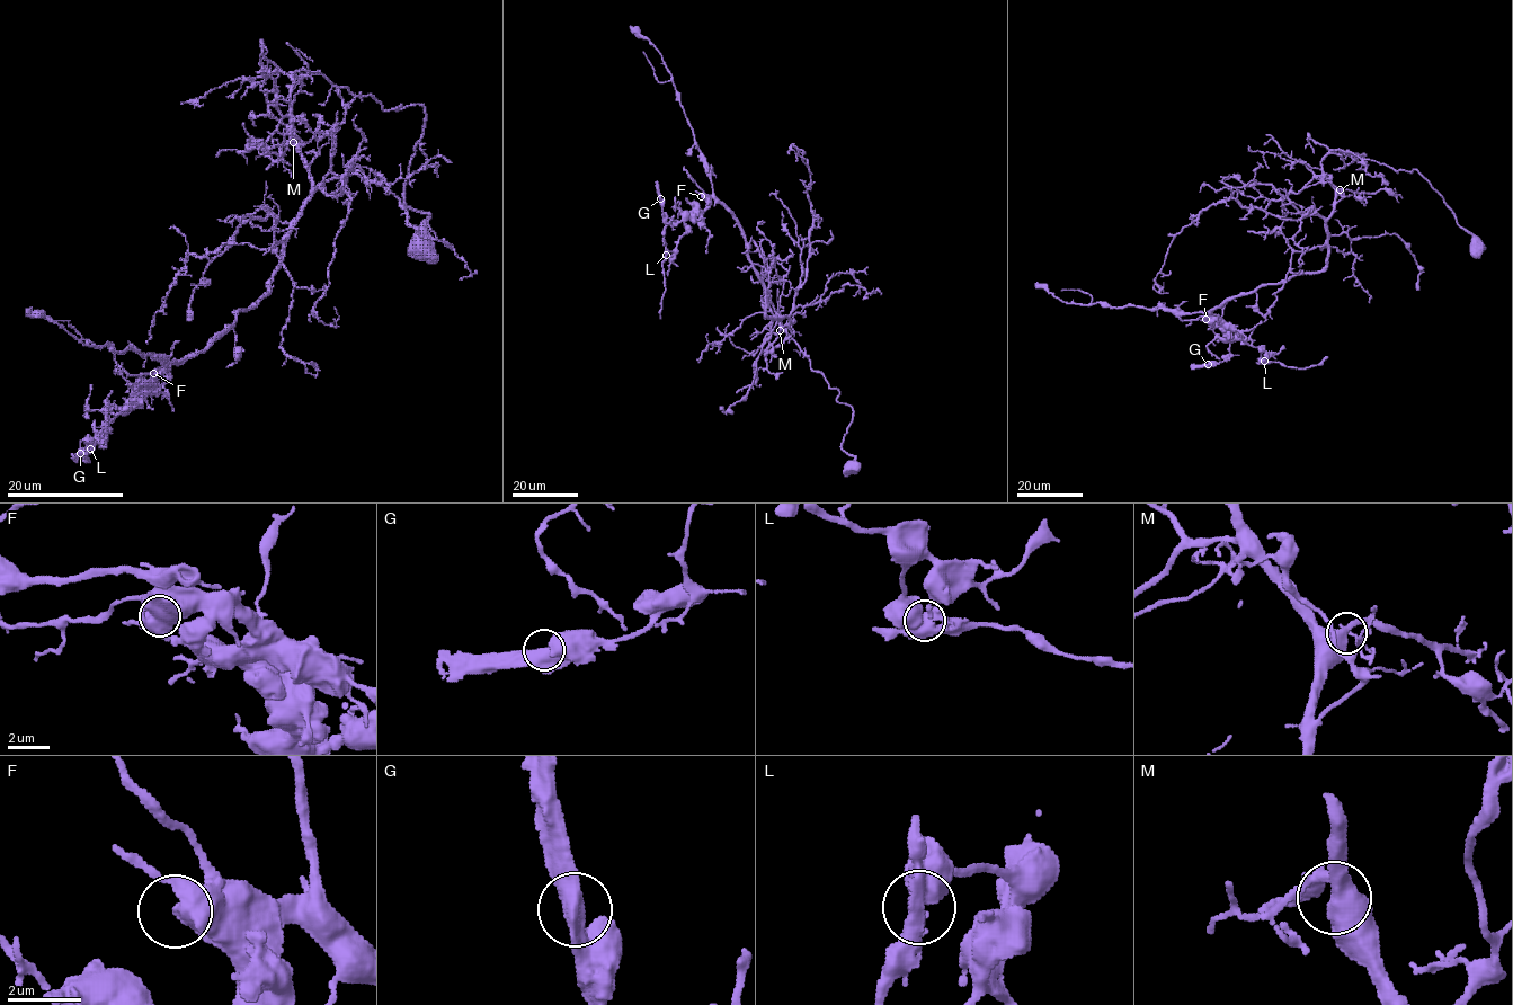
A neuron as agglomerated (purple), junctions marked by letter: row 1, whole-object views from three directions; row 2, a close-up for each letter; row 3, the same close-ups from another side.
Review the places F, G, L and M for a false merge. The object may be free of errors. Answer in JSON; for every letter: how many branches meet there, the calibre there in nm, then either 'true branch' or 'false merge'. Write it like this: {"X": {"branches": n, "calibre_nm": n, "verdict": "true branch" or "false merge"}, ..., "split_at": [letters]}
{"F": {"branches": 2, "calibre_nm": 600, "verdict": "true branch"}, "G": {"branches": 2, "calibre_nm": 600, "verdict": "true branch"}, "L": {"branches": 2, "calibre_nm": 600, "verdict": "true branch"}, "M": {"branches": 2, "calibre_nm": 480, "verdict": "true branch"}, "split_at": []}

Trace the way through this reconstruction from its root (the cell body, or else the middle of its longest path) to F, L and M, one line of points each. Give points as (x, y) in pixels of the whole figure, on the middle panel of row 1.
F: (852, 468), (842, 444), (853, 409), (777, 312), (789, 320), (767, 316), (738, 220), (701, 196)
L: (852, 468), (842, 444), (853, 409), (777, 312), (789, 320), (767, 316), (738, 220), (712, 197), (666, 255)
M: (852, 468), (854, 457), (842, 444), (853, 409), (839, 402), (839, 391), (810, 367), (777, 312), (780, 330)

